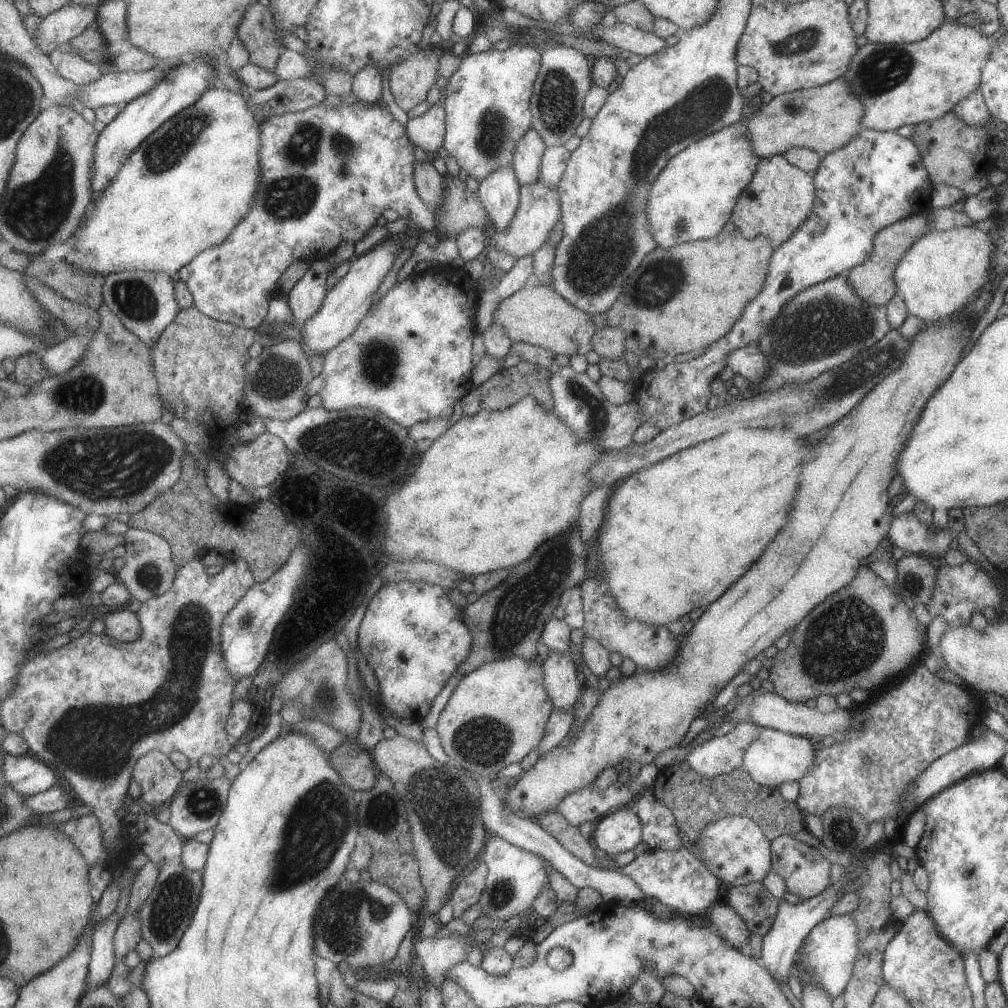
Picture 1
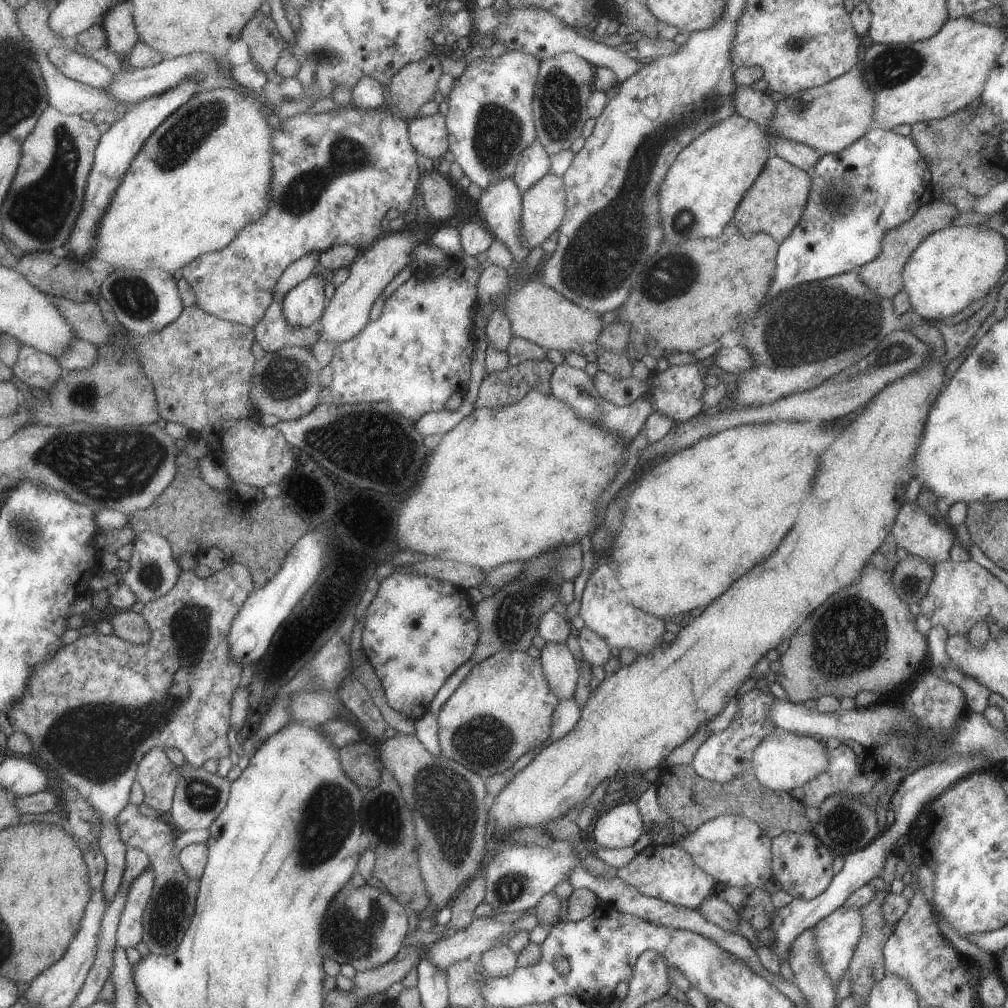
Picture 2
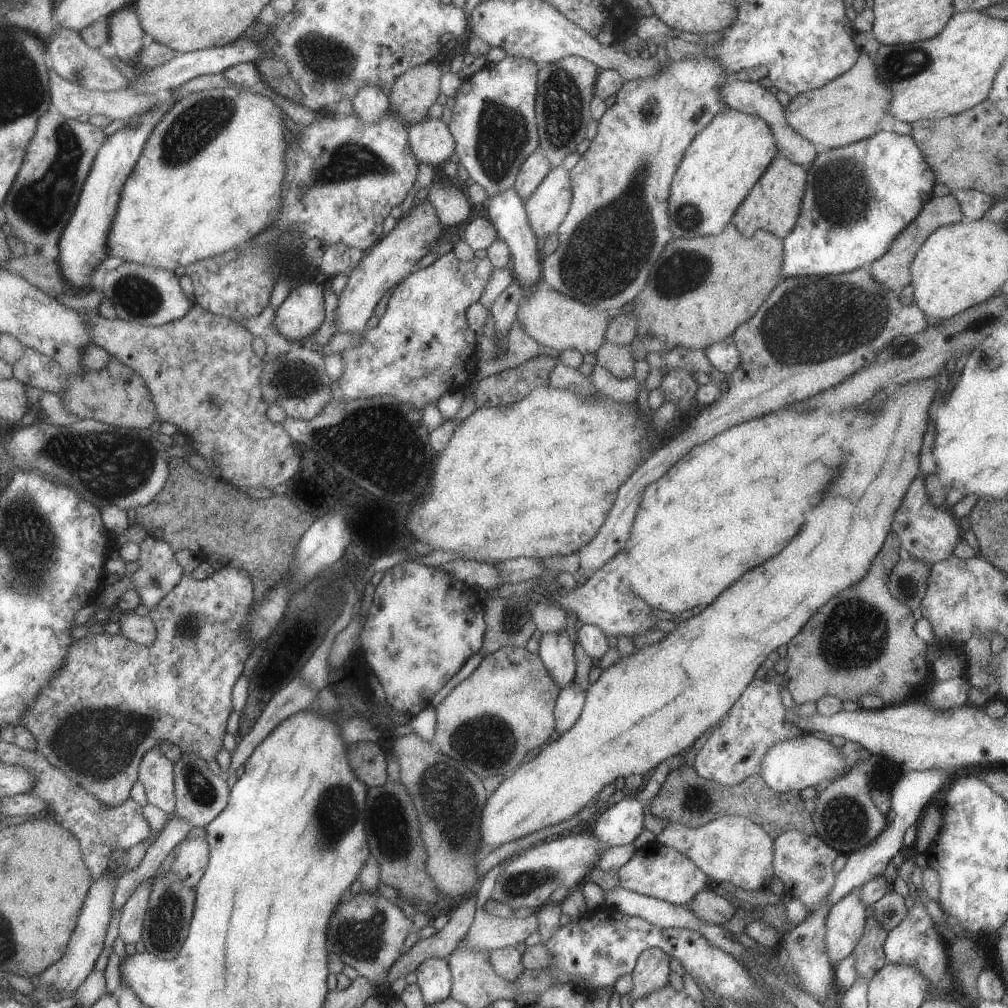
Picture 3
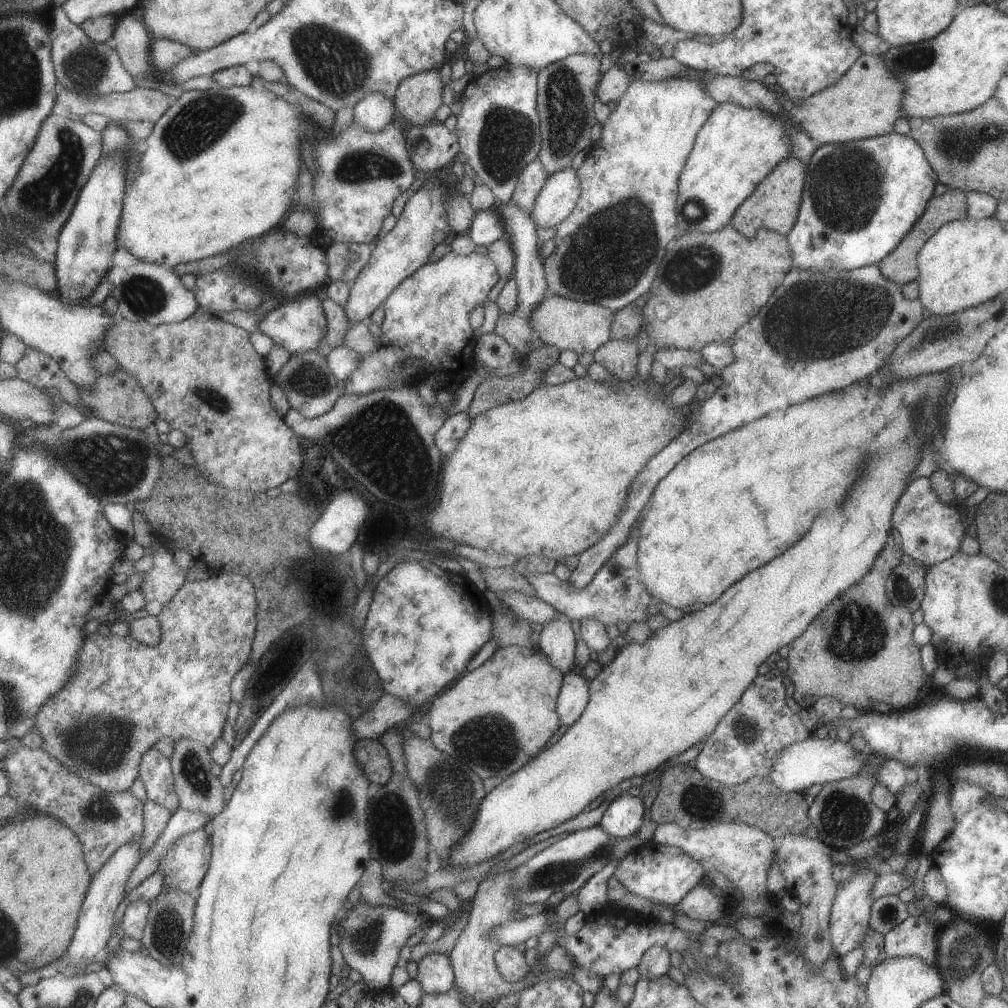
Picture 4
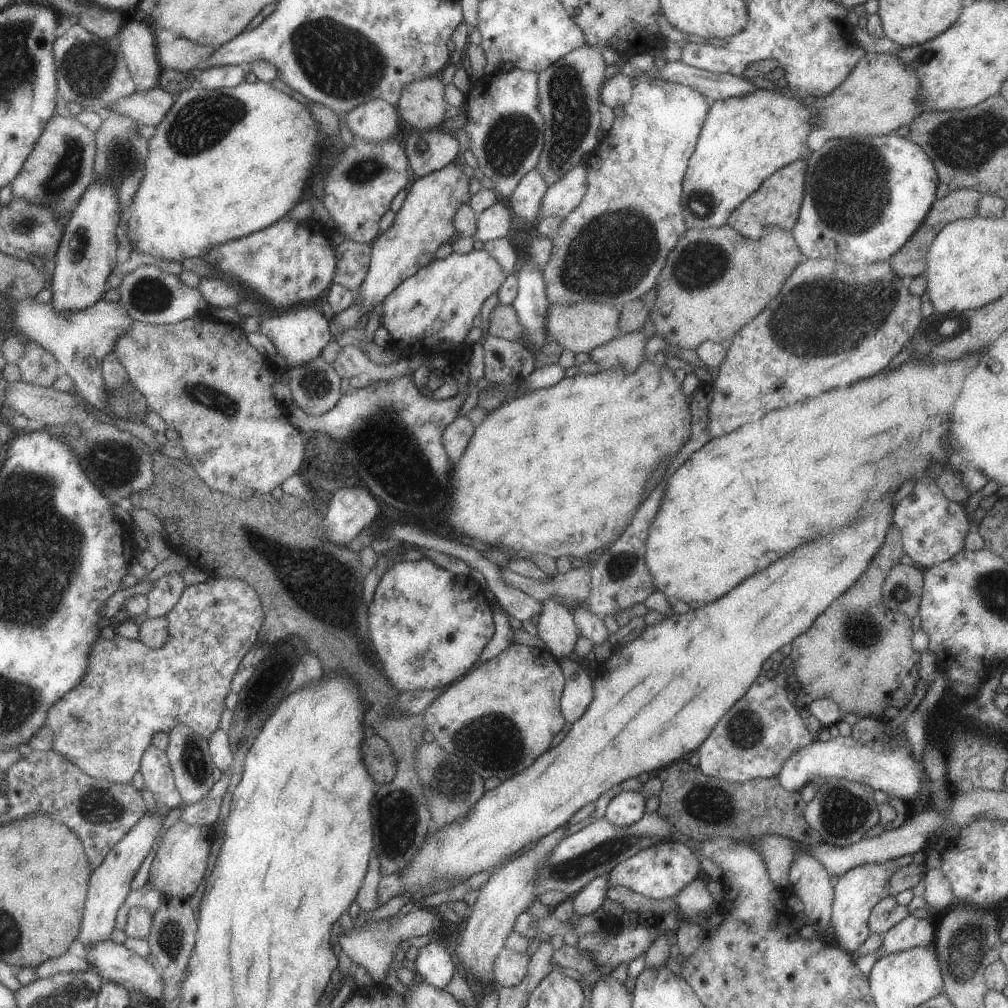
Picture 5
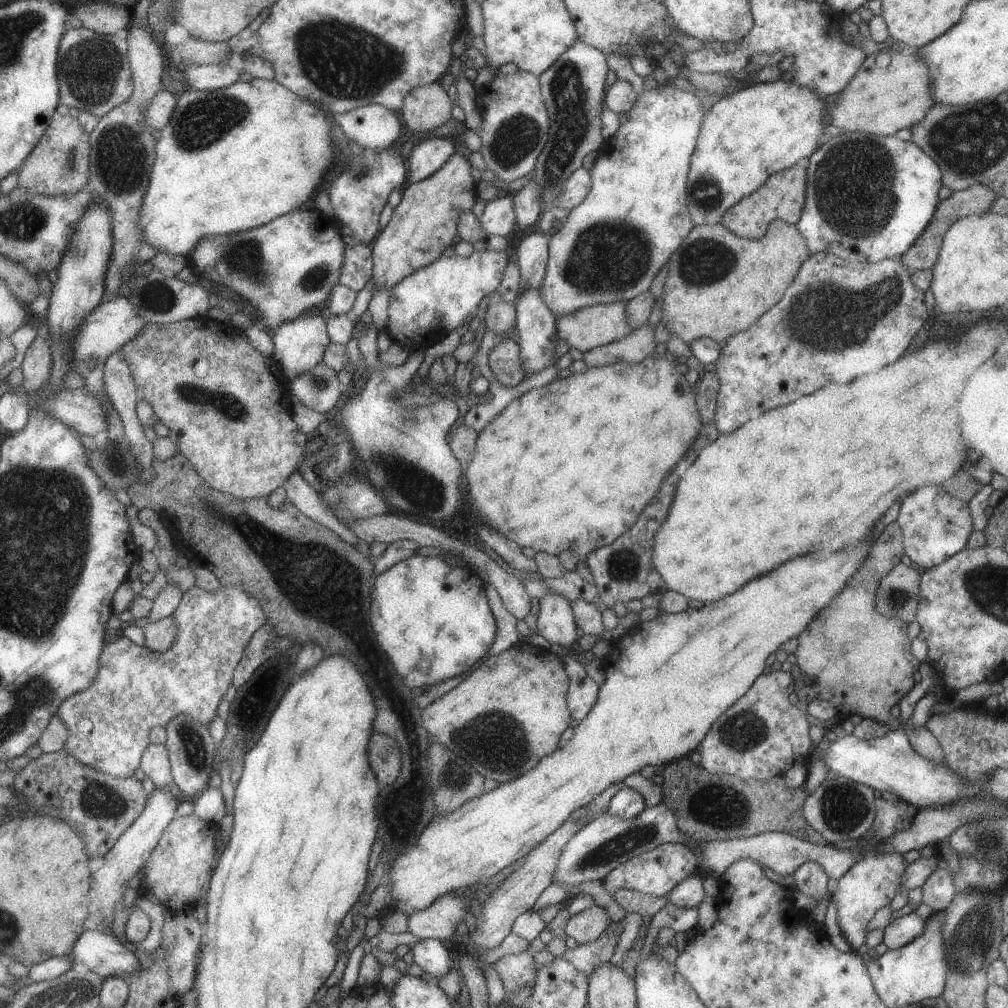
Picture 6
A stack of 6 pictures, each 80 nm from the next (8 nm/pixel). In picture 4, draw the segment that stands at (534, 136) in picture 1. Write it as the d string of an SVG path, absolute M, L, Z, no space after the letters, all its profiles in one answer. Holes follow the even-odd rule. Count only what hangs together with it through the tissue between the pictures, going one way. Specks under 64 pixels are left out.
M537 159L532 160L519 173L510 202L518 206L524 213L530 214L536 196L539 194L540 188L545 184L546 178L547 174L540 162Z

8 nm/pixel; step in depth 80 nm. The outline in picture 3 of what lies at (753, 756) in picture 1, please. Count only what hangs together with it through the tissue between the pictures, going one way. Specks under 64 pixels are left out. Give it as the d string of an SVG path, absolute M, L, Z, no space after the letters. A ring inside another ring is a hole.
M803 732L798 737L775 743L767 749L760 762L762 781L775 792L799 792L807 786L828 783L840 777L846 770L846 764L839 747L833 746L831 741L819 739L813 733Z

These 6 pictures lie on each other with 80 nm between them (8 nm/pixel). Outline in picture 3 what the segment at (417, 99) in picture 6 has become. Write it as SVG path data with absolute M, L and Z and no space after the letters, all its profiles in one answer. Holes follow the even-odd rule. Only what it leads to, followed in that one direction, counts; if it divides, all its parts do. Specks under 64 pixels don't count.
M435 62L406 70L392 84L388 94L391 111L398 112L411 125L428 117L427 108L439 96L440 67Z

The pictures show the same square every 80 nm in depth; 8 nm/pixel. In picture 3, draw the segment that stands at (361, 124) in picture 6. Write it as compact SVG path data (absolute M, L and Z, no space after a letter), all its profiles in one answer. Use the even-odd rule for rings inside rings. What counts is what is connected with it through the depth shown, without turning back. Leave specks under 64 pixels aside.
M373 85L360 88L350 101L353 113L365 123L379 122L391 111L388 96Z

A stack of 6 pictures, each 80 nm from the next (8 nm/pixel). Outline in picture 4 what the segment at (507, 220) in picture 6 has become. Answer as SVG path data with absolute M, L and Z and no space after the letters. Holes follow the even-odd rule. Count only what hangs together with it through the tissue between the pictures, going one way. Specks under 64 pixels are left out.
M495 208L474 213L468 233L474 245L487 246L494 240L505 238L505 234L502 218Z

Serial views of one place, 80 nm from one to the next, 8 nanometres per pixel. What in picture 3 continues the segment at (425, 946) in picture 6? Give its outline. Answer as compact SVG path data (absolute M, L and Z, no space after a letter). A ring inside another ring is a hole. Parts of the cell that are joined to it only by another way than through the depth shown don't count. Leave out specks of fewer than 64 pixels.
M427 958L417 965L416 983L426 1005L450 996L451 973L446 959Z

